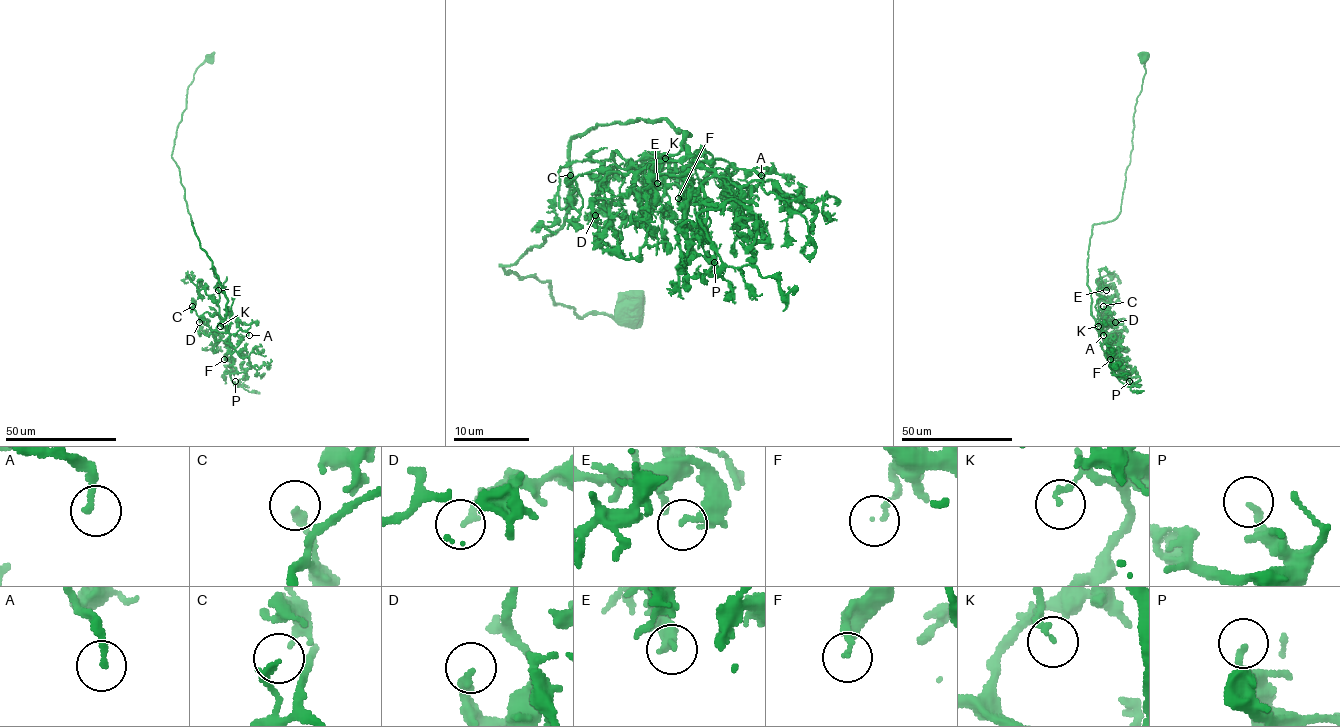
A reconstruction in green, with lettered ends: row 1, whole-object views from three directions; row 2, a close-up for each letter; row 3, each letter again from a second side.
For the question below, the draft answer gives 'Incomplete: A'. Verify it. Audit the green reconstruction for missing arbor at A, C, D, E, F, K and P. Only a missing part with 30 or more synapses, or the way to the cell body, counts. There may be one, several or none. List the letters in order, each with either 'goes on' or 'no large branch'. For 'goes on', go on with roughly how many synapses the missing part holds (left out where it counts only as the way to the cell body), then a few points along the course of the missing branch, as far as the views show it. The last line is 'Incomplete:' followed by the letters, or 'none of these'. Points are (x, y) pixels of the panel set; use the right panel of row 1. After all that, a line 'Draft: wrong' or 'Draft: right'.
A: goes on; 70 synapses
C: no large branch
D: no large branch
E: no large branch
F: no large branch
K: no large branch
P: no large branch
Incomplete: A
Draft: right

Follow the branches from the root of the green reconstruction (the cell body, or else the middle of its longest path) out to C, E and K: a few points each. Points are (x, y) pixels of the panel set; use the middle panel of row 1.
C: (623, 311), (581, 317), (500, 266), (563, 224), (576, 135), (638, 118), (687, 134), (682, 158), (570, 175)
E: (623, 311), (581, 317), (500, 266), (563, 224), (576, 135), (663, 118), (687, 134), (653, 156), (657, 183)
K: (623, 311), (581, 317), (500, 266), (563, 224), (576, 135), (663, 118), (687, 134), (665, 158)

